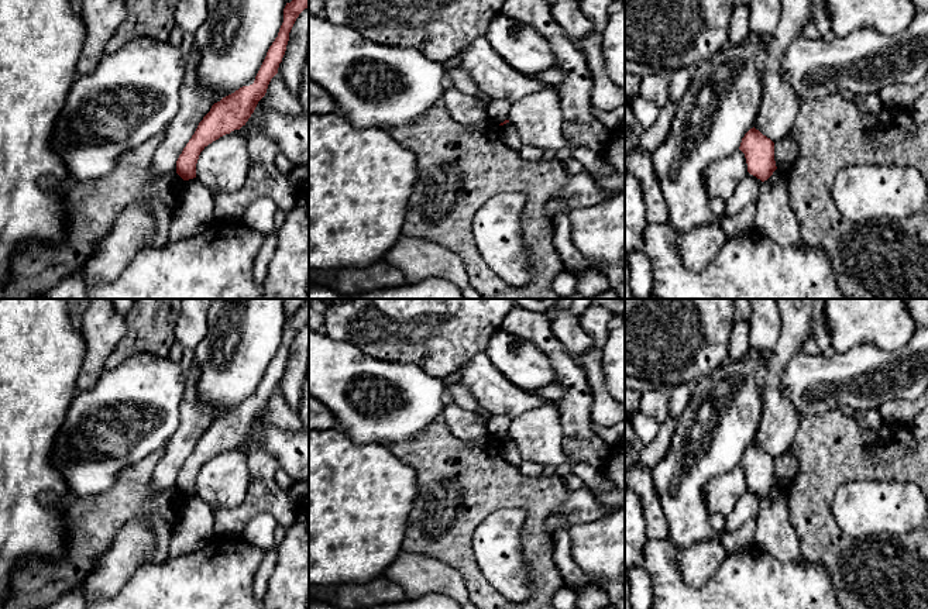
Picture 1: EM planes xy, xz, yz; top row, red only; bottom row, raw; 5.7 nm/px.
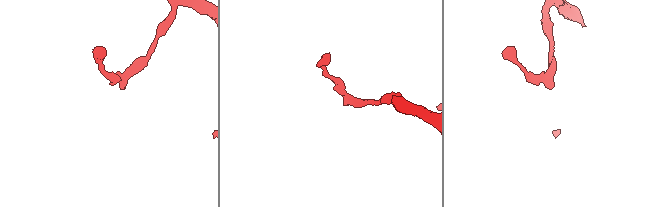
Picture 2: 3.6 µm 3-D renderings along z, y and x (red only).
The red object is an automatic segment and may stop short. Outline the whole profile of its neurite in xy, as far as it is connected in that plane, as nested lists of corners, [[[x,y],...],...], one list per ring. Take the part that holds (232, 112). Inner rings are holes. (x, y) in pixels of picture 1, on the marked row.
[[[292,0],[286,3],[278,37],[269,47],[254,83],[243,86],[214,103],[199,123],[195,134],[176,161],[176,173],[183,180],[196,178],[199,155],[209,144],[245,125],[258,102],[265,96],[271,79],[278,73],[289,41],[289,32],[296,18],[307,7],[309,0]]]

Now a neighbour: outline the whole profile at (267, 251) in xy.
[[[276,233],[265,234],[264,244],[254,264],[254,279],[261,286],[264,285],[267,271],[268,271],[268,264],[274,257],[275,250],[276,250]]]

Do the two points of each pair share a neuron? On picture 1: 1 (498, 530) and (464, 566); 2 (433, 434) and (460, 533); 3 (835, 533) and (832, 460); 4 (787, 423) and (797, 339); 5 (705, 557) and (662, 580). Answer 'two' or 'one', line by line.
1: two
2: one
3: one
4: one
5: two

